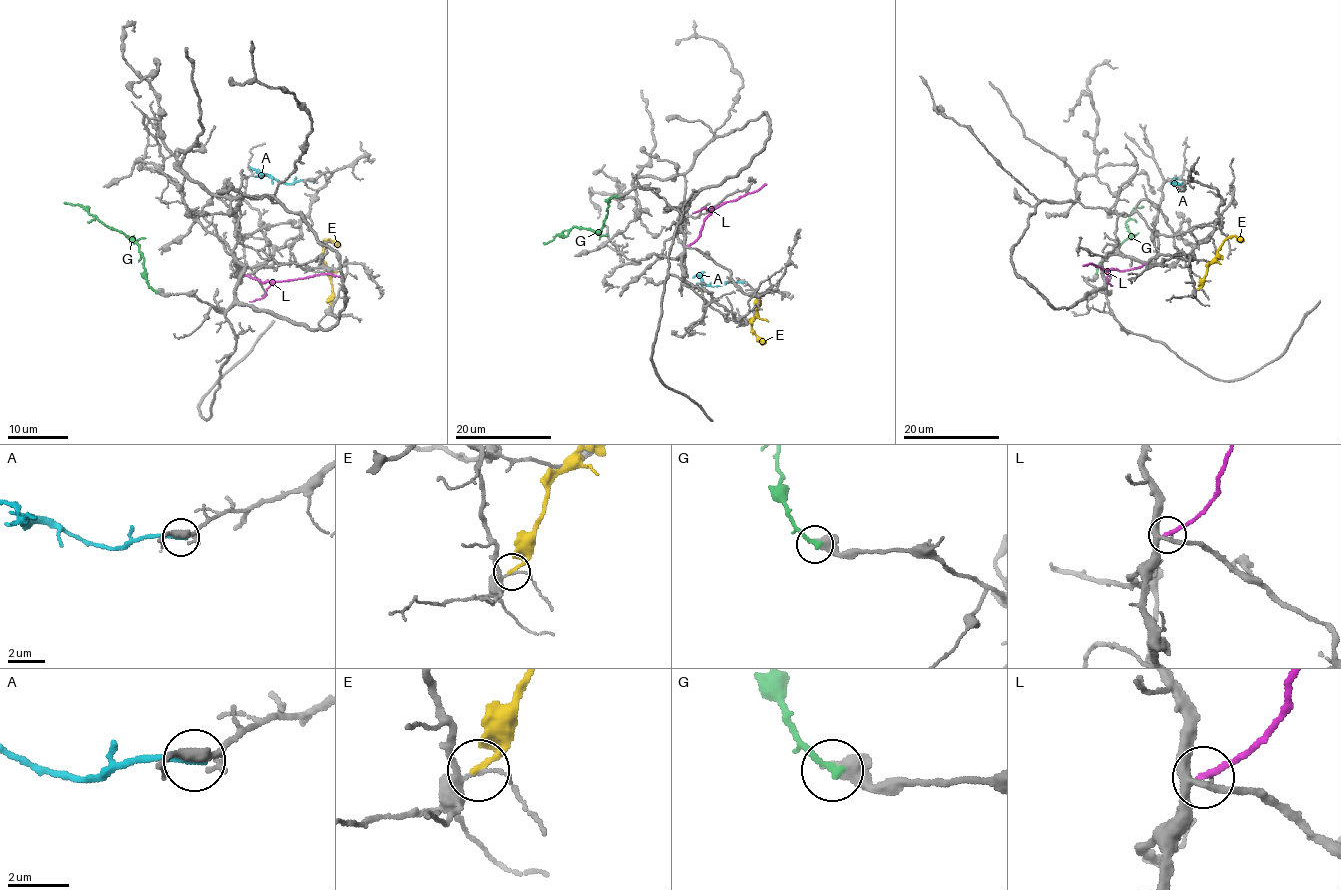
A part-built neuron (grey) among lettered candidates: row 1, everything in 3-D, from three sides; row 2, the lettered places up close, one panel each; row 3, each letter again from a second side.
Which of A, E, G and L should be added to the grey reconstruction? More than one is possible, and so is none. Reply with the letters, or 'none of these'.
none of these

